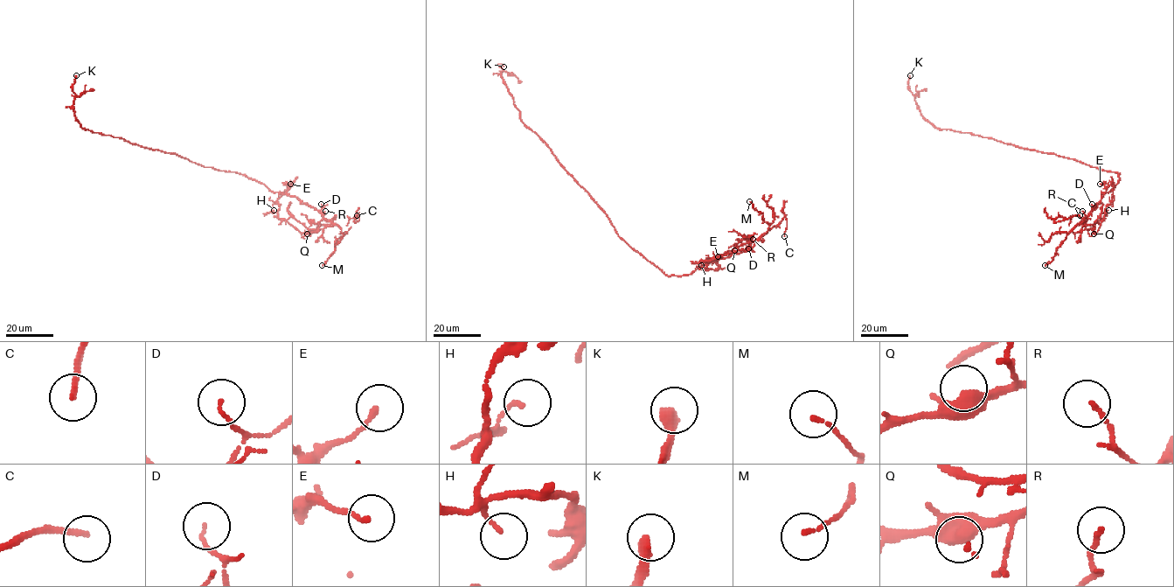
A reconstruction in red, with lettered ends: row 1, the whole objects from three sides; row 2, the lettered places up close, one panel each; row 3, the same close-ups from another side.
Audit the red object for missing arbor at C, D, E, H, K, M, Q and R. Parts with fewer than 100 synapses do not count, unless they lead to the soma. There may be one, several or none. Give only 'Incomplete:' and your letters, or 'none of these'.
Incomplete: C

